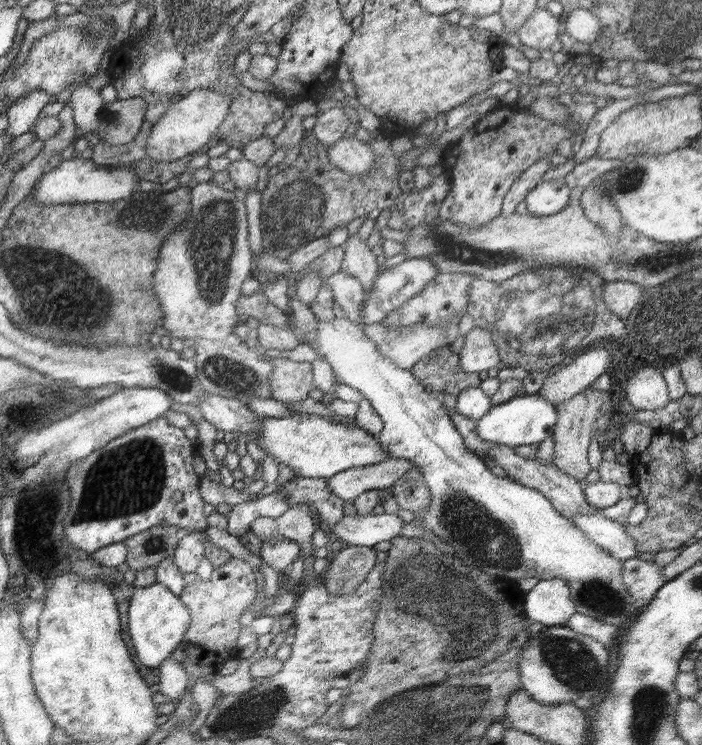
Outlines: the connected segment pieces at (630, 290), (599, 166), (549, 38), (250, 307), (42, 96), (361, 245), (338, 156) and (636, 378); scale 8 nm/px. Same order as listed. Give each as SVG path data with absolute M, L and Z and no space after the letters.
M606 281L603 284L602 297L612 313L626 320L632 311L636 311L643 296L641 289L642 286L634 282Z
M597 156L582 160L574 170L563 178L571 189L586 189L594 180L622 167L622 159L602 159Z
M544 8L533 12L517 35L522 44L542 51L550 49L550 46L559 40L561 27L559 17Z
M262 287L253 295L244 295L237 300L237 309L260 323L284 327L291 324L289 312L272 304L262 291Z
M32 91L22 95L6 110L8 118L8 136L16 139L30 133L39 121L40 112L50 102L52 94L46 91Z
M356 234L348 238L343 246L345 256L342 272L358 280L366 294L366 290L371 290L375 278L379 275L376 257L367 242L360 240Z
M345 135L332 146L327 146L327 158L338 168L350 175L367 174L376 167L376 153L366 142L355 136Z
M653 367L636 370L624 390L628 402L639 410L660 410L671 401L663 374Z

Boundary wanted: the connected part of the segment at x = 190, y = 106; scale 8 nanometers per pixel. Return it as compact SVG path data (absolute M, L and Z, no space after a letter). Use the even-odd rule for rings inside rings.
M195 89L184 98L168 107L168 112L159 123L152 128L146 144L146 154L154 161L168 164L202 149L208 142L216 138L226 121L230 120L230 107L233 97L228 94L218 94L208 89Z

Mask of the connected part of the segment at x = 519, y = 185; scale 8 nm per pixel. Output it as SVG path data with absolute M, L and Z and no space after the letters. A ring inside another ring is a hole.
M544 158L531 168L528 168L528 170L515 181L515 185L511 188L511 191L507 193L506 198L503 200L500 215L510 216L514 213L516 206L526 198L526 195L530 193L530 191L541 184L542 177L550 169L549 158Z

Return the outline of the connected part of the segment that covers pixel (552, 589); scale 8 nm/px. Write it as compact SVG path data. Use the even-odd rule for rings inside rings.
M559 579L539 581L527 595L526 610L530 622L546 626L565 625L576 614L575 596L568 582Z

